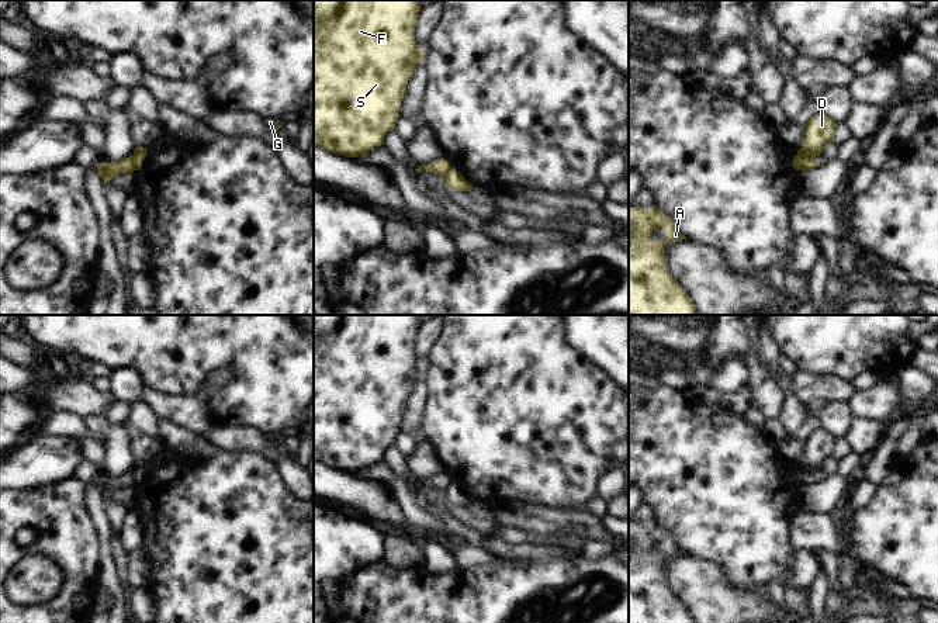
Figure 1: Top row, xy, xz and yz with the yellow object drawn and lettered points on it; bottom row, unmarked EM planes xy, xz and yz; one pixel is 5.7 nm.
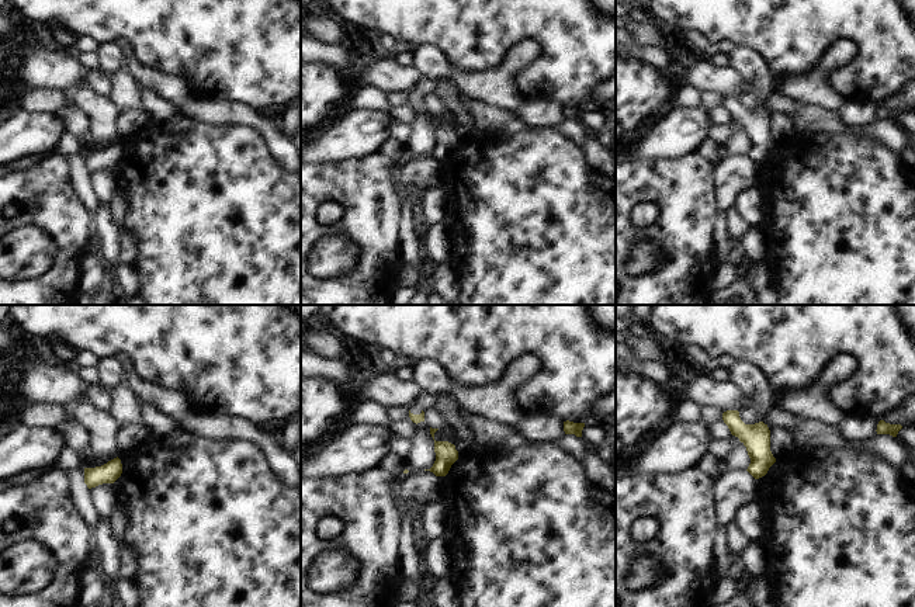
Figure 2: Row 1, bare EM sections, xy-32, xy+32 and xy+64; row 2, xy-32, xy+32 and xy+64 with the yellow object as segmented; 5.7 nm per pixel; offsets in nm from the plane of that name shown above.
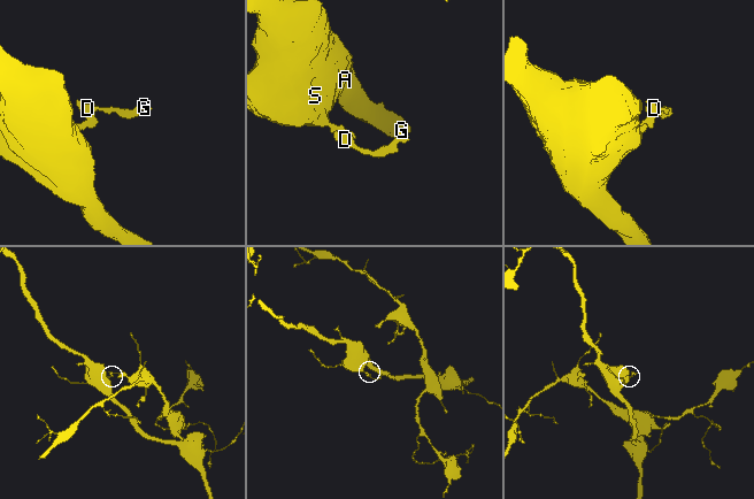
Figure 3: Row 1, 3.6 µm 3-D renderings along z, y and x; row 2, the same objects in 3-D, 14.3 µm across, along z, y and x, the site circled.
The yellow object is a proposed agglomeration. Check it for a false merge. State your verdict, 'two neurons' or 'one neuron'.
two neurons

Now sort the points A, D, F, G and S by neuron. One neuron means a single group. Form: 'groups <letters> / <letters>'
groups A F S / D G

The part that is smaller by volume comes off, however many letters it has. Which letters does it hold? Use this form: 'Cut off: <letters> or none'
Cut off: D, G

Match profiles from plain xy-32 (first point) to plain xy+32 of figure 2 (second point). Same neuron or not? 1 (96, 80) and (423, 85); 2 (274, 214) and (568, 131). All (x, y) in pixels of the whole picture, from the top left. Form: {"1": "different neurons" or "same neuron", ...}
{"1": "same neuron", "2": "different neurons"}

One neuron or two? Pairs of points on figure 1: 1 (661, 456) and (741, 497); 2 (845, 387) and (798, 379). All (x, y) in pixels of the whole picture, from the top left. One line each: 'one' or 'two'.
1: one
2: one

